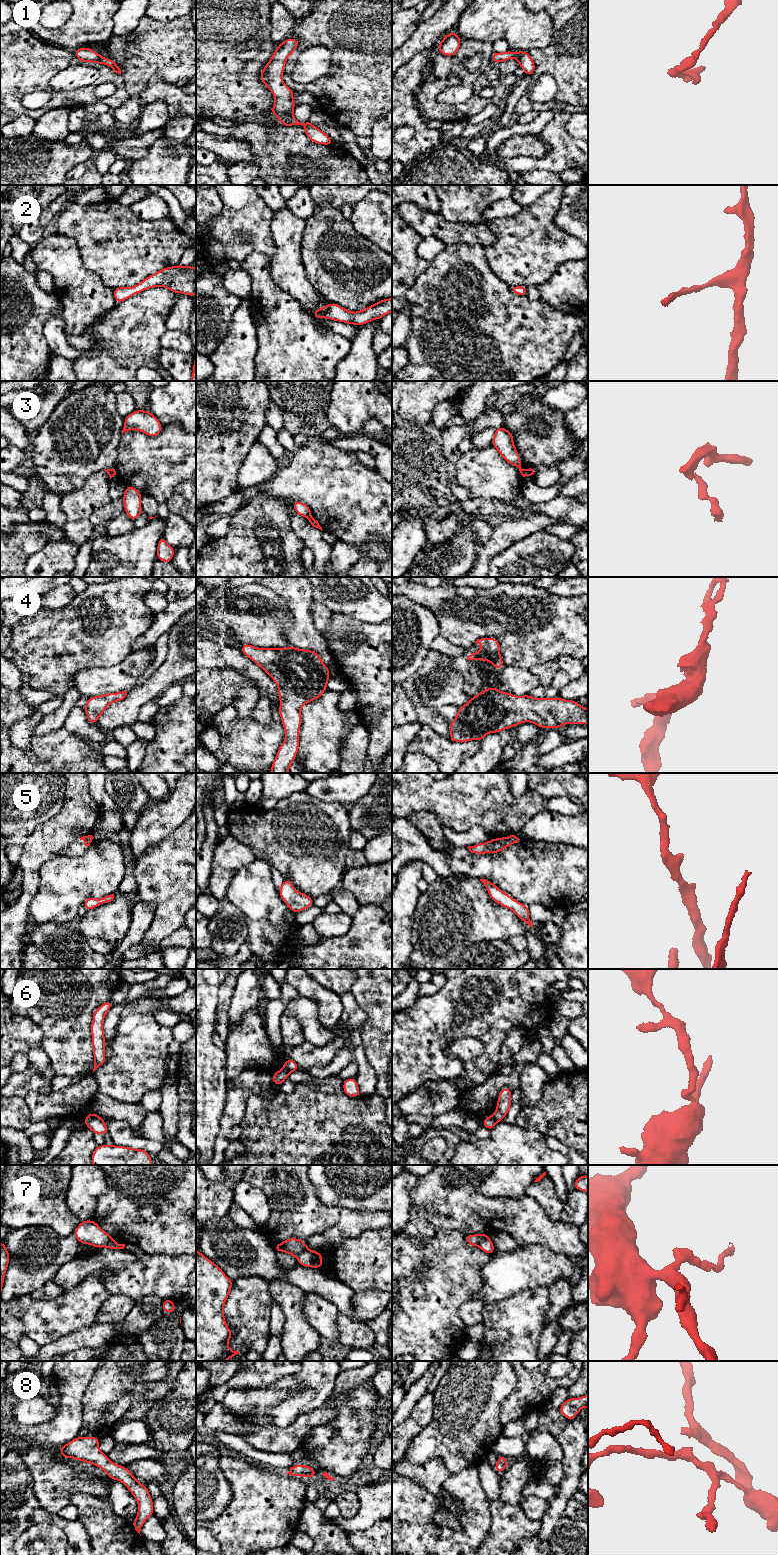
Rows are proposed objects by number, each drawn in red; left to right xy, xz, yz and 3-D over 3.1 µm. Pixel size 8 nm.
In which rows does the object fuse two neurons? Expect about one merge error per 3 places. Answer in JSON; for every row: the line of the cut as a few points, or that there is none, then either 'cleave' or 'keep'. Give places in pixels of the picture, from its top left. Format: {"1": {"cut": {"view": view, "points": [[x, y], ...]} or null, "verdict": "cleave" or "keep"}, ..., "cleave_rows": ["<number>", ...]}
{"1": {"cut": null, "verdict": "keep"}, "2": {"cut": null, "verdict": "keep"}, "3": {"cut": {"view": "yz", "points": [[526, 470], [527, 474]]}, "verdict": "cleave"}, "4": {"cut": null, "verdict": "keep"}, "5": {"cut": null, "verdict": "keep"}, "6": {"cut": {"view": "yz", "points": [[493, 1114], [497, 1121]]}, "verdict": "cleave"}, "7": {"cut": {"view": "yz", "points": [[487, 1234], [477, 1245]]}, "verdict": "cleave"}, "8": {"cut": null, "verdict": "keep"}, "cleave_rows": ["3", "6", "7"]}

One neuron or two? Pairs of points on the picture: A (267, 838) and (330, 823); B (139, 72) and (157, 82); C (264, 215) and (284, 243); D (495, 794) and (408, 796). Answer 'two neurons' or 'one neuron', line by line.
A: one neuron
B: two neurons
C: two neurons
D: one neuron

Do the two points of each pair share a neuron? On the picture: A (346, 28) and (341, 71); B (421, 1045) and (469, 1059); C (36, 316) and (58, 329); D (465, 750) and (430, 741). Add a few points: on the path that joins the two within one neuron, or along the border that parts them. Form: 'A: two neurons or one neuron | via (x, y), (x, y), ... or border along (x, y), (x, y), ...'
A: one neuron | via (346, 39), (346, 60)
B: two neurons | border along (465, 1036), (446, 1049), (461, 1061), (460, 1074)
C: two neurons | border along (60, 313), (47, 319), (43, 329), (47, 344)
D: one neuron | via (456, 750), (439, 749)

